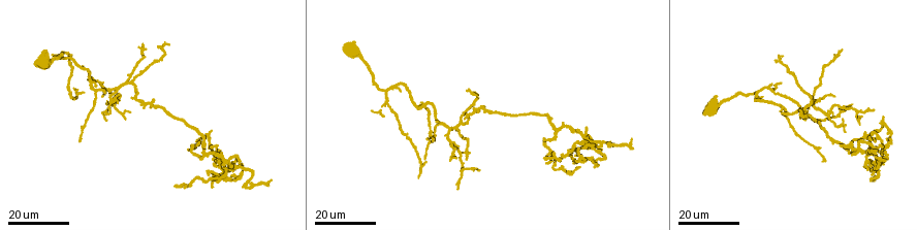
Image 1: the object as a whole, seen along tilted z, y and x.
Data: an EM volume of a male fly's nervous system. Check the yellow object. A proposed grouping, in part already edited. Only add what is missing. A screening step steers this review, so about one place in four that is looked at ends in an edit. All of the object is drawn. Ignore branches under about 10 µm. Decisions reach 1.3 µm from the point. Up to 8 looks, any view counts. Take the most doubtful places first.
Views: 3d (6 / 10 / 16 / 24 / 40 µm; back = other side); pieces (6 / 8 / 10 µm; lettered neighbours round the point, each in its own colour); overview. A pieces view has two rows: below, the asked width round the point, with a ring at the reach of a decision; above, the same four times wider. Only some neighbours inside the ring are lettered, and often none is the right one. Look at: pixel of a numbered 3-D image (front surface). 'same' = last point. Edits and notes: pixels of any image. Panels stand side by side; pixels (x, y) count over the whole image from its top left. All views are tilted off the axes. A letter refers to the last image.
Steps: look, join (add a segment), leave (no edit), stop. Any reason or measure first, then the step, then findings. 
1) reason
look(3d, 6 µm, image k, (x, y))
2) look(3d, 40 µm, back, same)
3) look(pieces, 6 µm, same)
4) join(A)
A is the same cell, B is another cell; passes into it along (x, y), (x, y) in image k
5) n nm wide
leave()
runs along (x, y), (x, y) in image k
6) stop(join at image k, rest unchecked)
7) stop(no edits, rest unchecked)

an open end
look(3d, 24 µm, image 1, (467, 159))

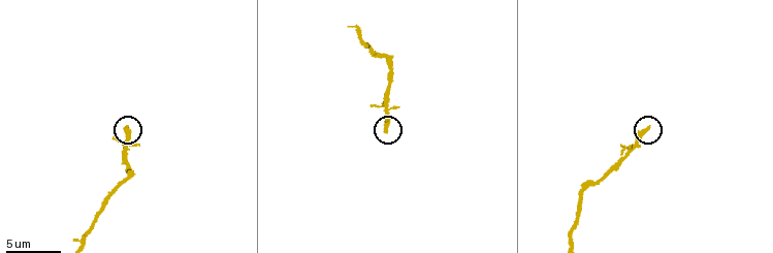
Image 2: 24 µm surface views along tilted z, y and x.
look(pieces, 6 µm, image 2, (385, 131))

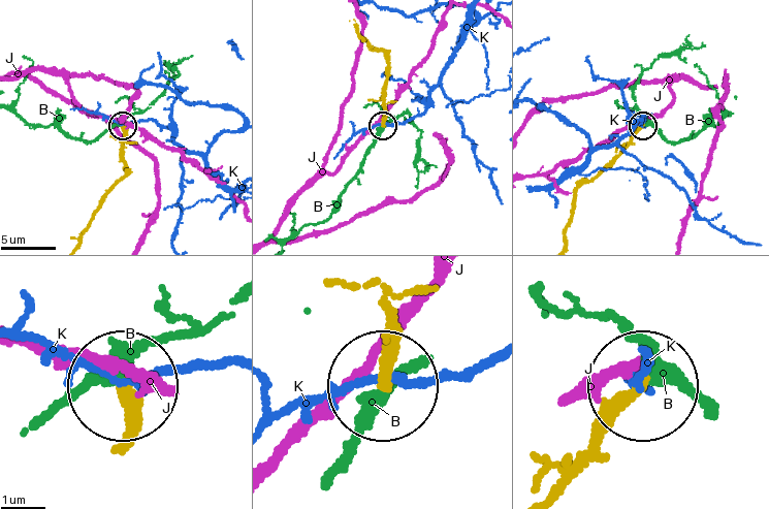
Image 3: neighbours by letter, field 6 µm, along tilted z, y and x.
240 nm wide
join(B)
B is the same cell, J and K are other cells; passes into it along (131, 421), (116, 376), (75, 395) in image 3; it goes on there

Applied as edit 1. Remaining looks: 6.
look(overview)

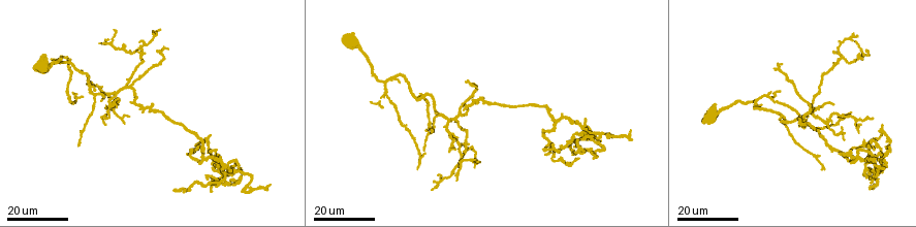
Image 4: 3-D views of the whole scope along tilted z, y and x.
long arm stops here
look(3d, 16 µm, image 4, (872, 184))

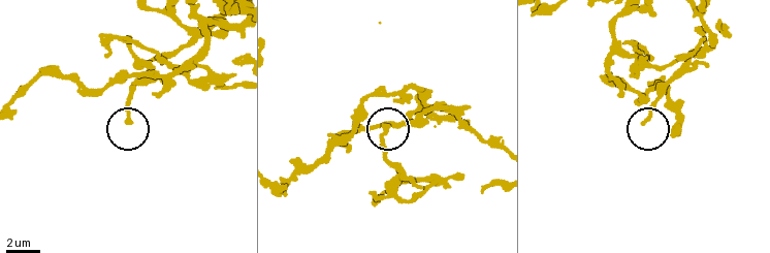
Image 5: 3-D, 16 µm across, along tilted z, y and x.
look(pieces, 8 µm, image 5, (643, 121))

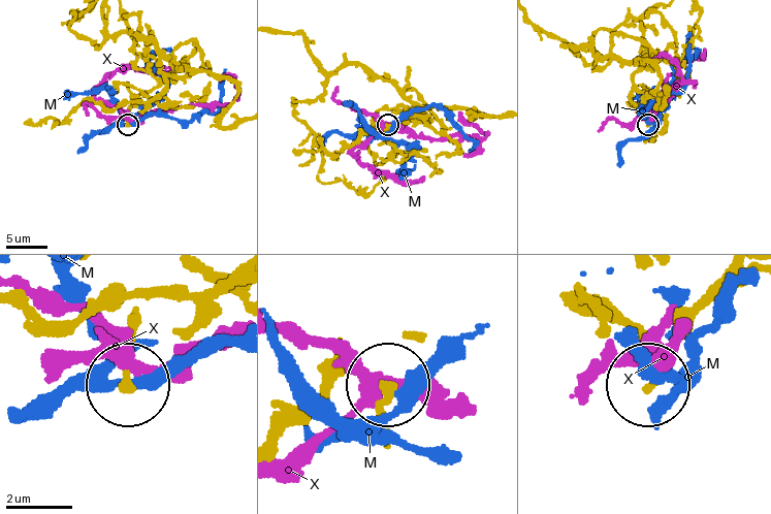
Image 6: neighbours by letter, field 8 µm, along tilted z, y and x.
leave()
M and X are other cells; none of them fits

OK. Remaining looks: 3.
free end
look(3d, 24 µm, image 4, (631, 138))

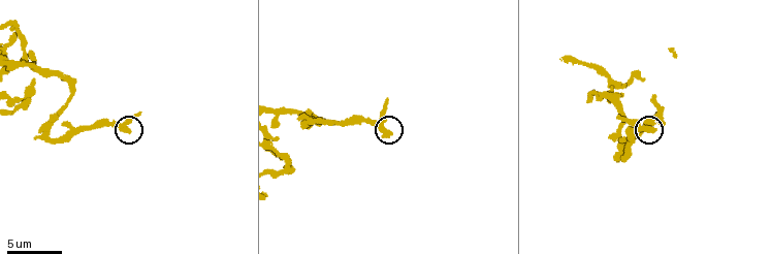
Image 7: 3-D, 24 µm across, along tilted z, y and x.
what lies round it
look(pieces, 10 µm, image 7, (392, 134))

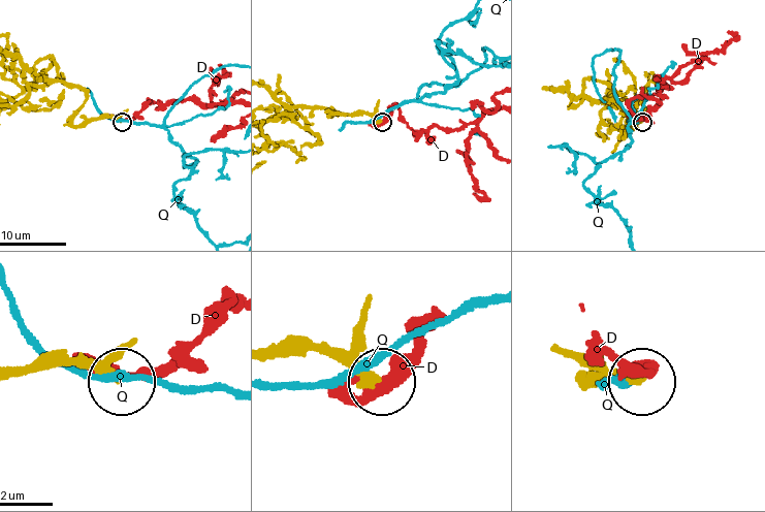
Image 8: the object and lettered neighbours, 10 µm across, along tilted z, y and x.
leave()
D and Q are other cells; runs along (268, 353), (348, 353), (379, 378) in image 8; none of them fits

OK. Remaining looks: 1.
stop(join at image 3, rest unchecked)

